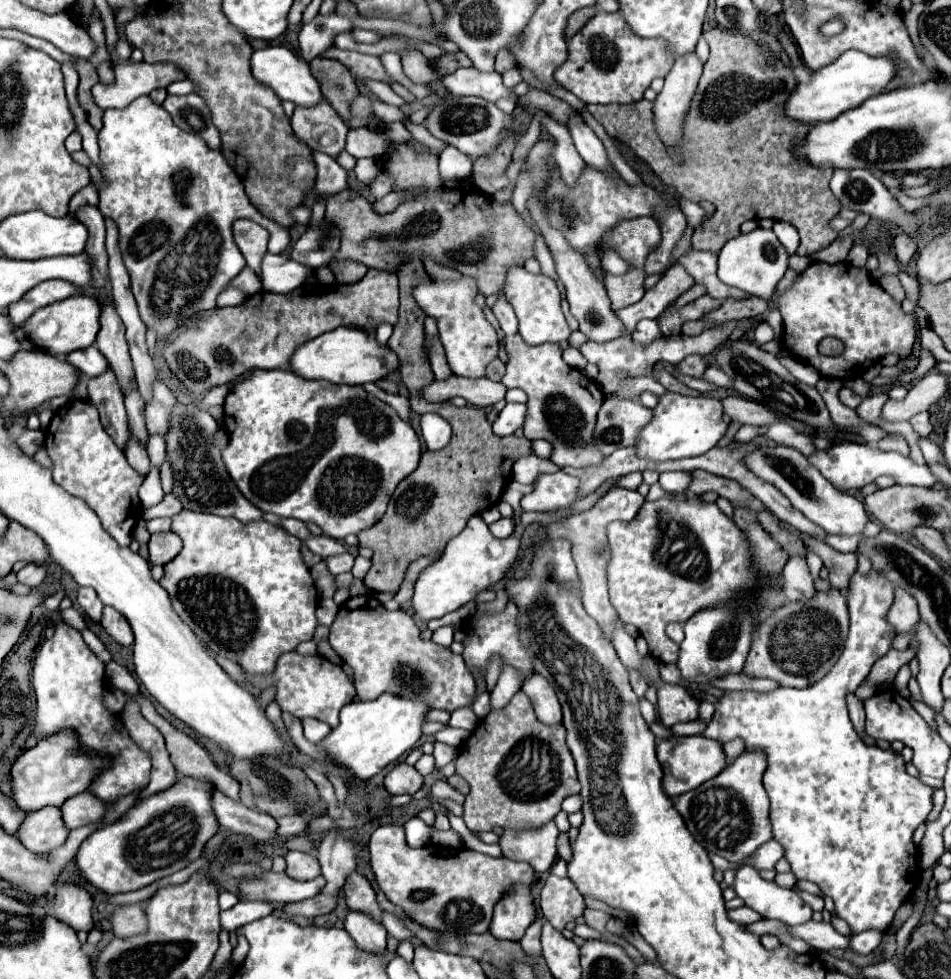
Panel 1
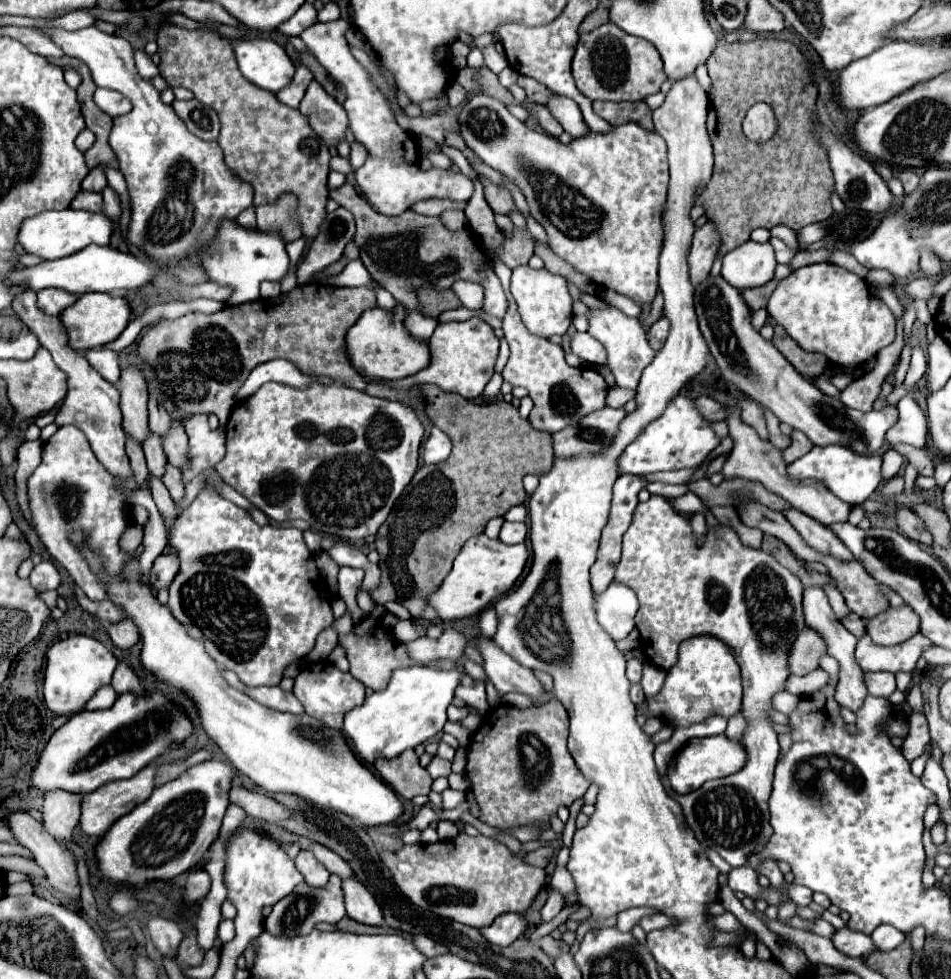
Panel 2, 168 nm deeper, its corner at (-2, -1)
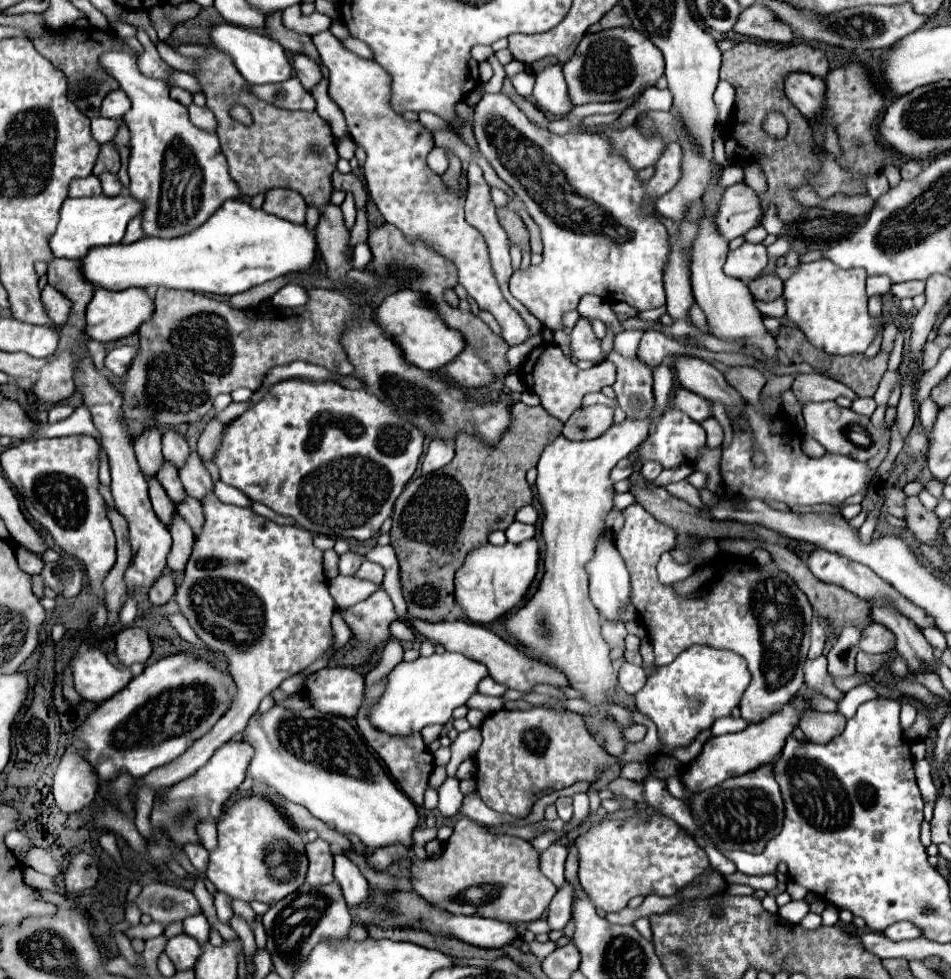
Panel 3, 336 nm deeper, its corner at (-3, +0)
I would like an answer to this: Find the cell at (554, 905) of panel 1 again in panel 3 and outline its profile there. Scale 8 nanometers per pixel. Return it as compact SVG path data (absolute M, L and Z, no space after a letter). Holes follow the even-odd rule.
M586 792L573 796L573 816L571 822L580 824L589 814L589 797Z

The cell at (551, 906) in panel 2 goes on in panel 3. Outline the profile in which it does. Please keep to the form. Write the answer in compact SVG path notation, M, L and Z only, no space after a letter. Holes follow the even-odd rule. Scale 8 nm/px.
M554 844L548 850L544 850L540 854L540 870L544 872L544 876L548 876L556 888L560 890L564 886L564 860L566 860L566 846Z

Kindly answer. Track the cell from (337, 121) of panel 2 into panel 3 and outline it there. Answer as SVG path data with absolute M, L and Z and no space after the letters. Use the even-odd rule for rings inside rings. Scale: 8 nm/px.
M294 56L294 70L306 90L312 90L322 80L320 68L308 56Z

